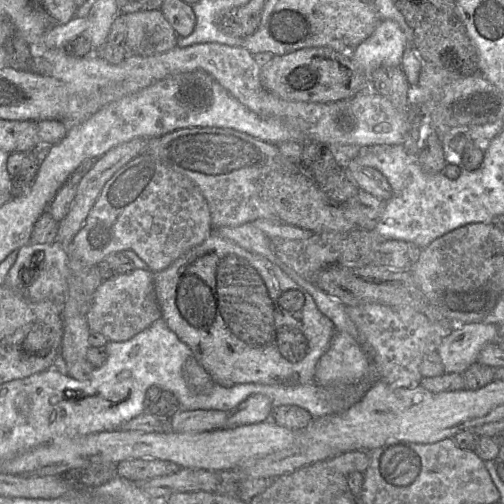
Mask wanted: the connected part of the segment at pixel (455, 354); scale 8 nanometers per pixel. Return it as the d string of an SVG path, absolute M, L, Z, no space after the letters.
M474 323L457 325L443 338L437 349L437 354L446 373L460 373L463 375L471 365L477 362L480 351L486 345L497 344L497 340L498 330L494 324Z

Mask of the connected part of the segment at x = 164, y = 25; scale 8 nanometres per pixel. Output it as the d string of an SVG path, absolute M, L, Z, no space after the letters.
M161 9L123 14L127 26L124 46L129 54L156 55L174 48L178 35Z

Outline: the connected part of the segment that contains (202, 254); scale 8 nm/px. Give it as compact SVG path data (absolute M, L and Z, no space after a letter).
M214 230L201 244L193 247L162 271L153 272L153 282L163 319L170 330L192 351L198 363L210 374L214 384L232 387L244 383L266 385L308 385L315 380L315 369L319 359L328 350L337 329L332 321L320 312L309 292L298 285L279 266L267 258L247 251L235 242L223 238Z

